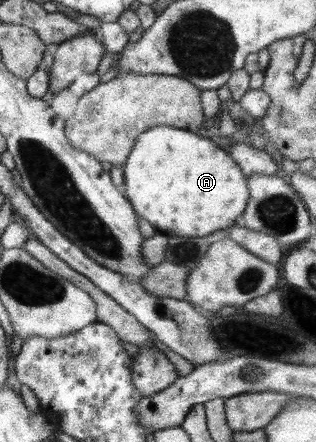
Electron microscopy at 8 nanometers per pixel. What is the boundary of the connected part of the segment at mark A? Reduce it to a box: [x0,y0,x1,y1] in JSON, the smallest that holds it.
[123,125,249,237]

